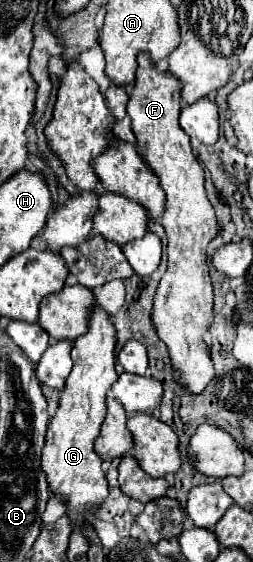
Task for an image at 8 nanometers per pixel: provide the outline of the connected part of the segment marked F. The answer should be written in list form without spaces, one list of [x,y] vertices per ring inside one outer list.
[[[138,54],[136,86],[128,100],[132,130],[138,138],[138,154],[160,178],[166,192],[166,210],[162,226],[168,236],[168,270],[158,284],[154,298],[152,322],[158,336],[166,342],[172,366],[182,372],[180,380],[190,392],[200,394],[214,378],[212,360],[204,342],[204,332],[212,322],[212,282],[208,274],[206,248],[218,234],[218,222],[204,190],[204,168],[192,152],[190,138],[180,130],[178,118],[182,110],[180,80],[170,72],[160,72],[148,54]]]

